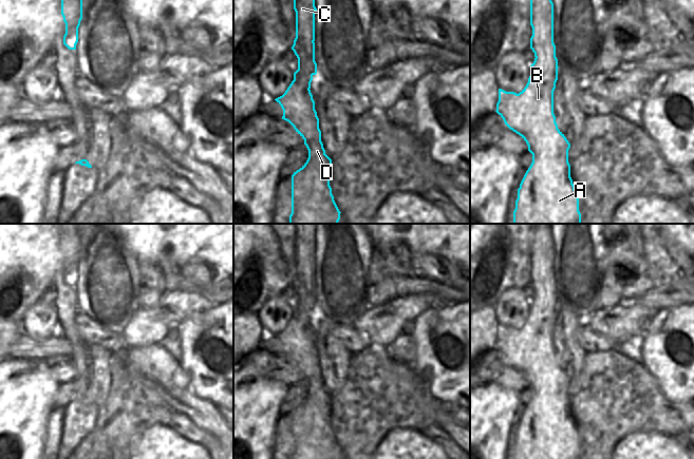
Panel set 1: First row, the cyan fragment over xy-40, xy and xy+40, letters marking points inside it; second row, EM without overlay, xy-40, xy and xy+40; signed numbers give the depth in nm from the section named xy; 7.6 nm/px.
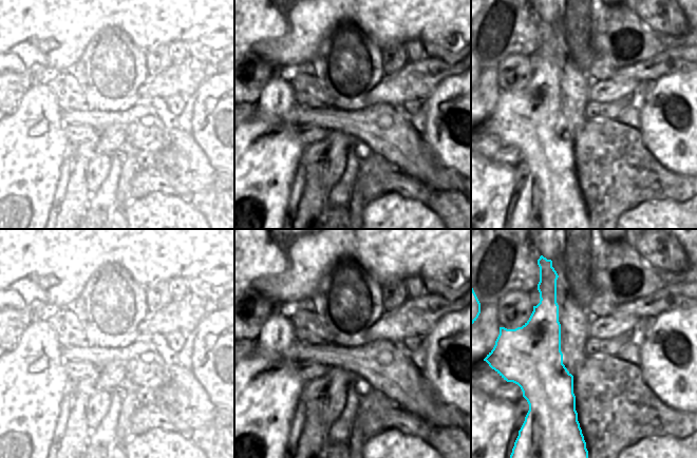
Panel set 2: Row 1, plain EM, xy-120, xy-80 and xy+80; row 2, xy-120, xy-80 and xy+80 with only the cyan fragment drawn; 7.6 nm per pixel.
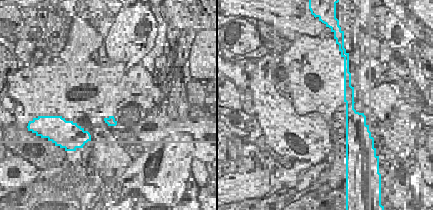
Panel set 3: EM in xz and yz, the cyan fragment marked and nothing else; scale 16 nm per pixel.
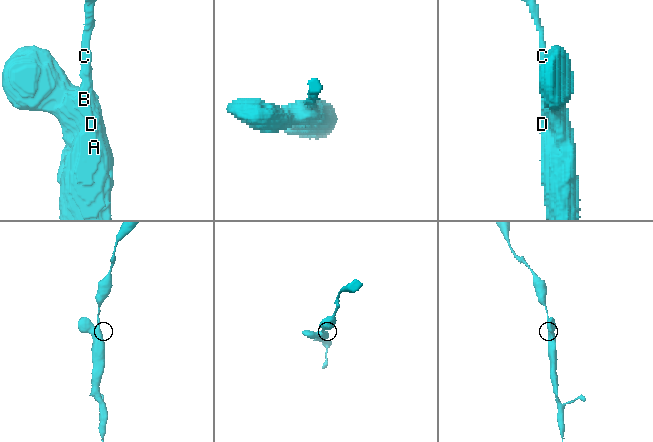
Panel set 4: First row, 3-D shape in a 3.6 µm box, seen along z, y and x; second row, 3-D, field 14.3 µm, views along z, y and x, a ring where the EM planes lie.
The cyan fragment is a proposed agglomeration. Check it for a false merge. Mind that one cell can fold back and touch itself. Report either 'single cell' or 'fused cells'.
single cell

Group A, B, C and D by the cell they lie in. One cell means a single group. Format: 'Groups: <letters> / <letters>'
Groups: A B C D

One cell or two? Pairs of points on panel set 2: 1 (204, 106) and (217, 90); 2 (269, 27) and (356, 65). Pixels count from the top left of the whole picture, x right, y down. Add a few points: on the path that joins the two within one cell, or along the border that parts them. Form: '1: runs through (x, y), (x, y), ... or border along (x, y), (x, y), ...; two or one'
1: runs through (208, 101), (215, 94); one
2: border along (333, 27), (326, 33), (316, 55), (309, 61); two

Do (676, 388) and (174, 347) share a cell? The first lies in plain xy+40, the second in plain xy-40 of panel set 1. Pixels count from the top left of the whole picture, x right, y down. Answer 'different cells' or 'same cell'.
different cells

